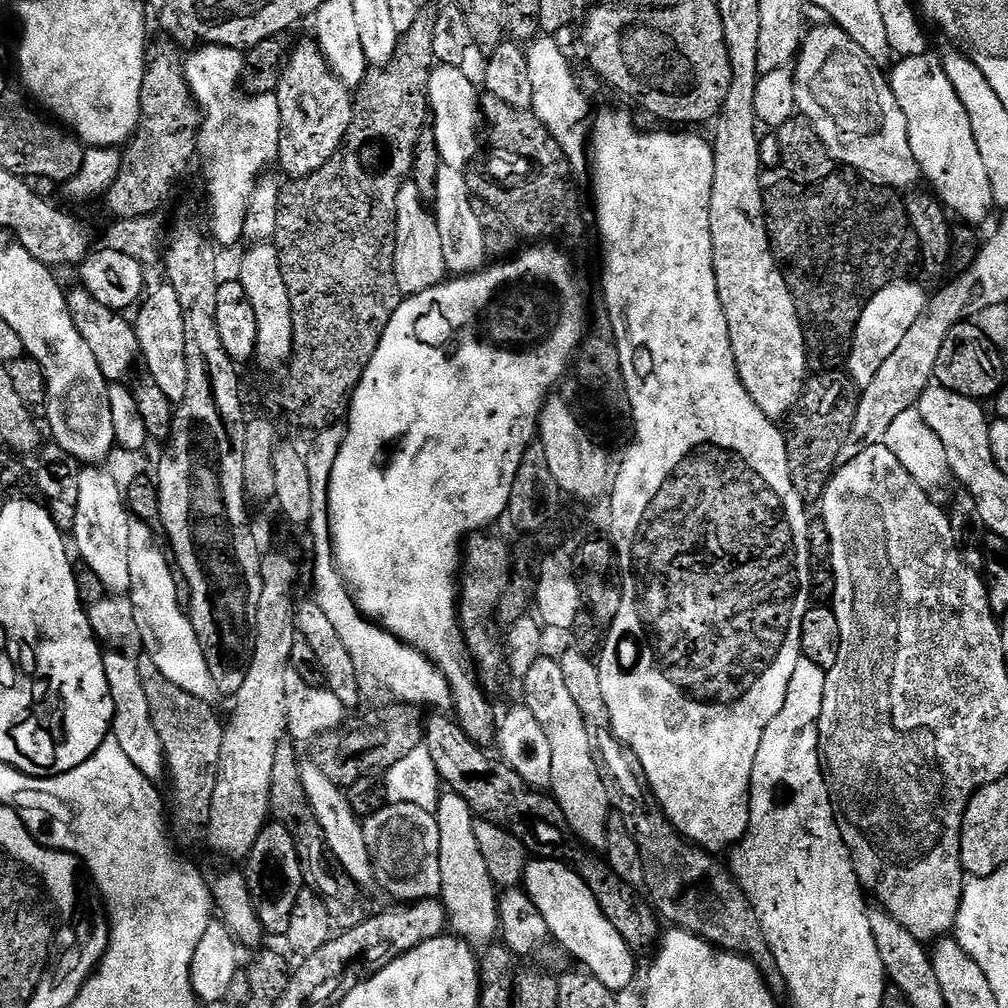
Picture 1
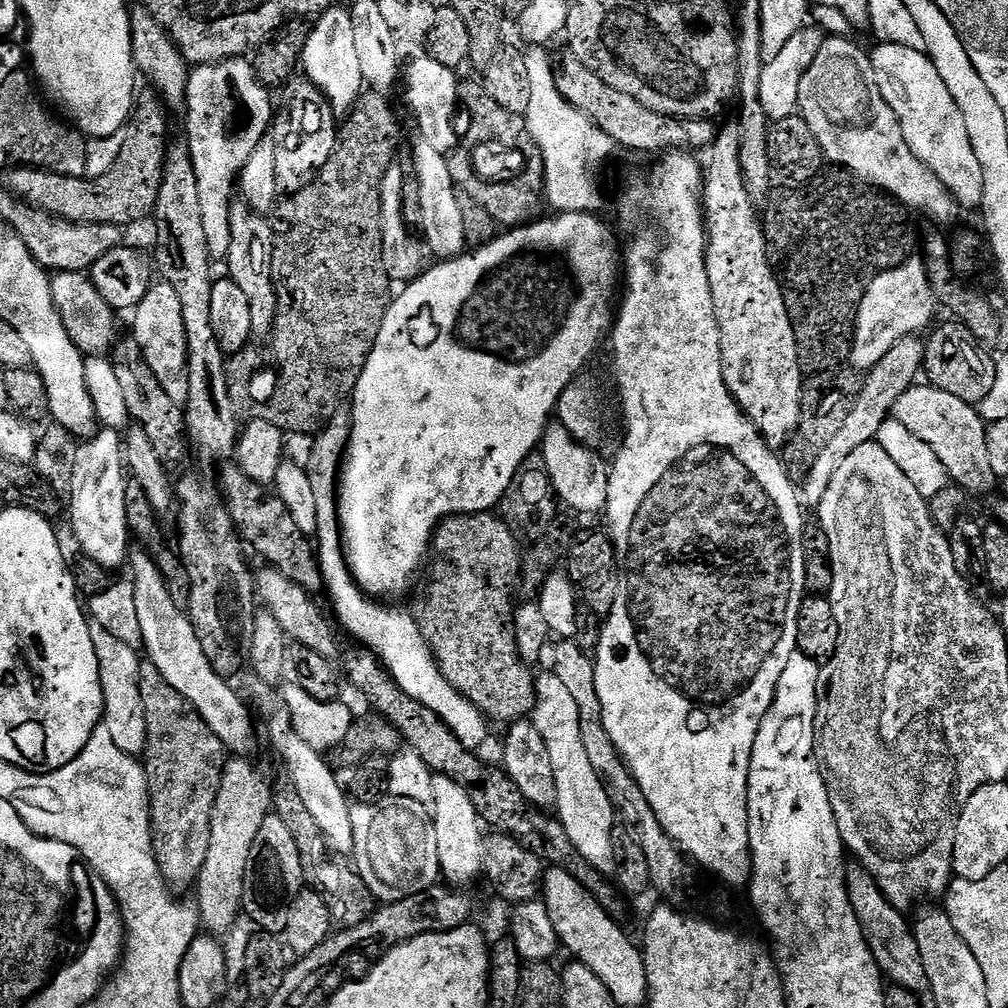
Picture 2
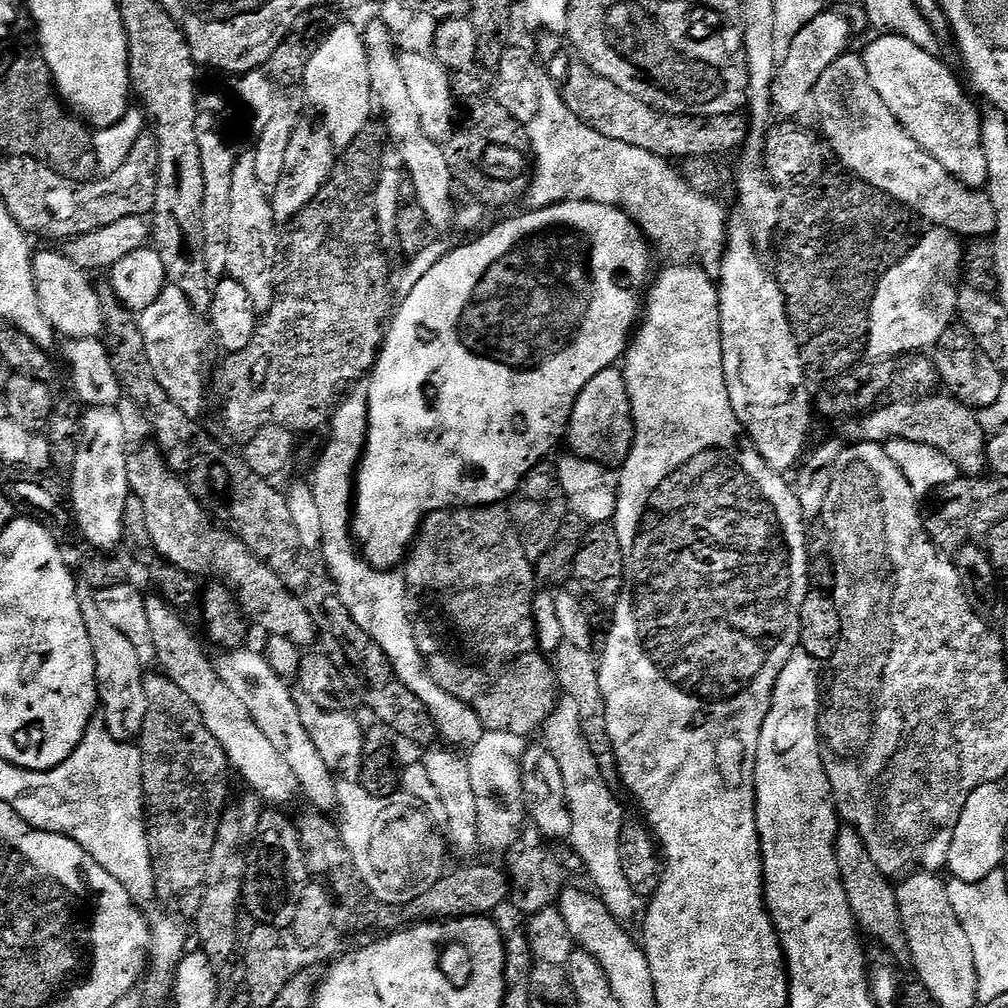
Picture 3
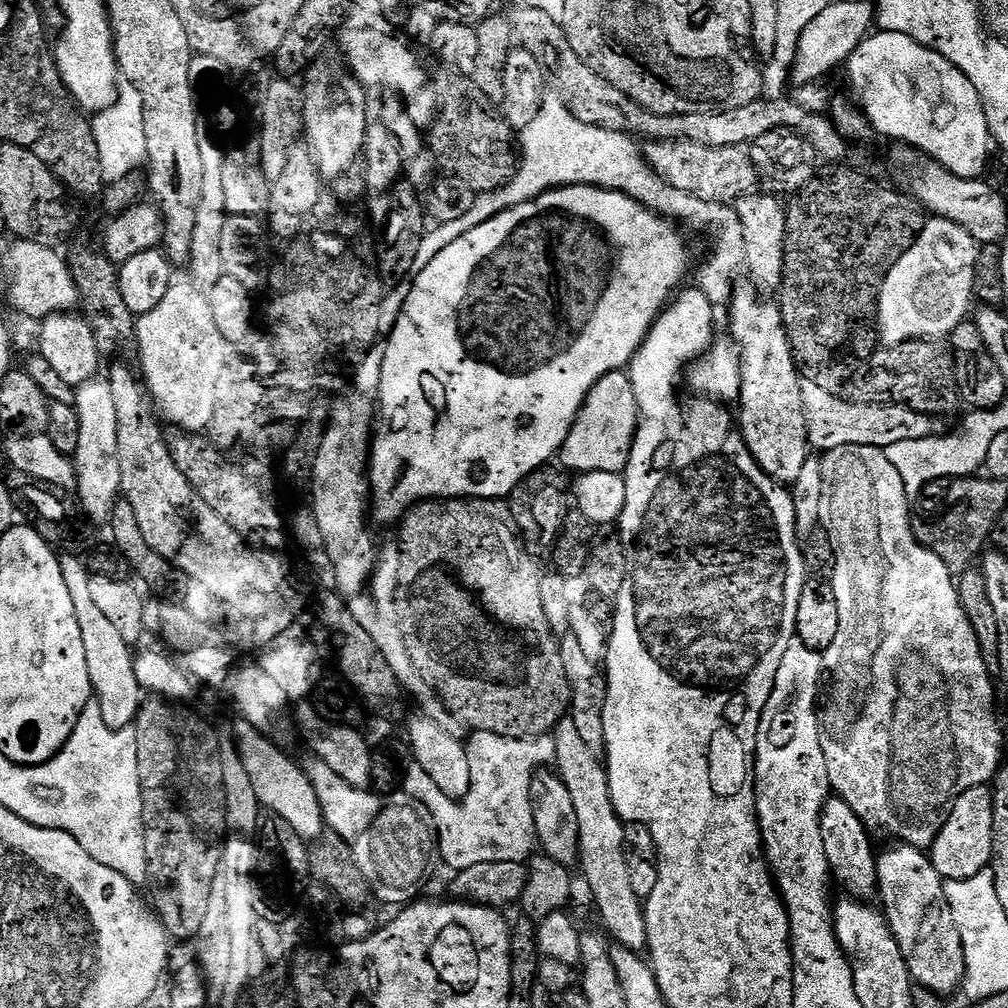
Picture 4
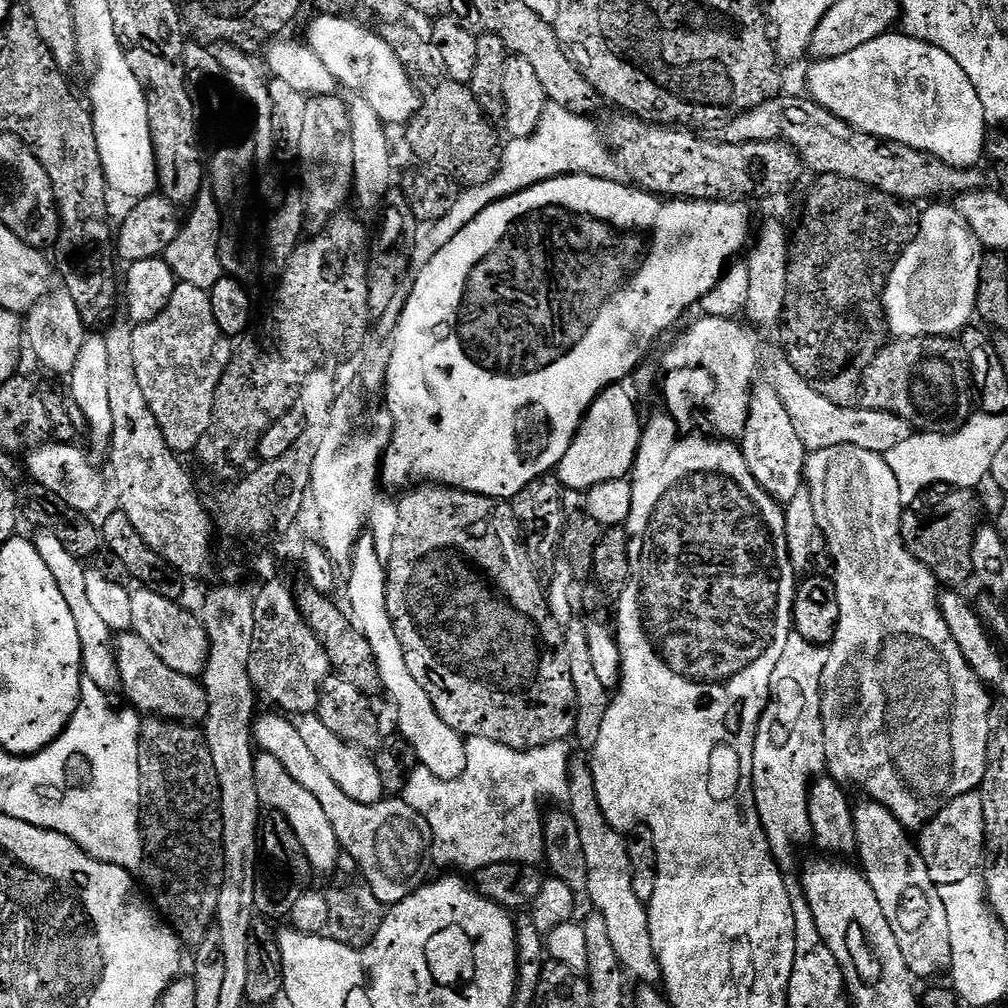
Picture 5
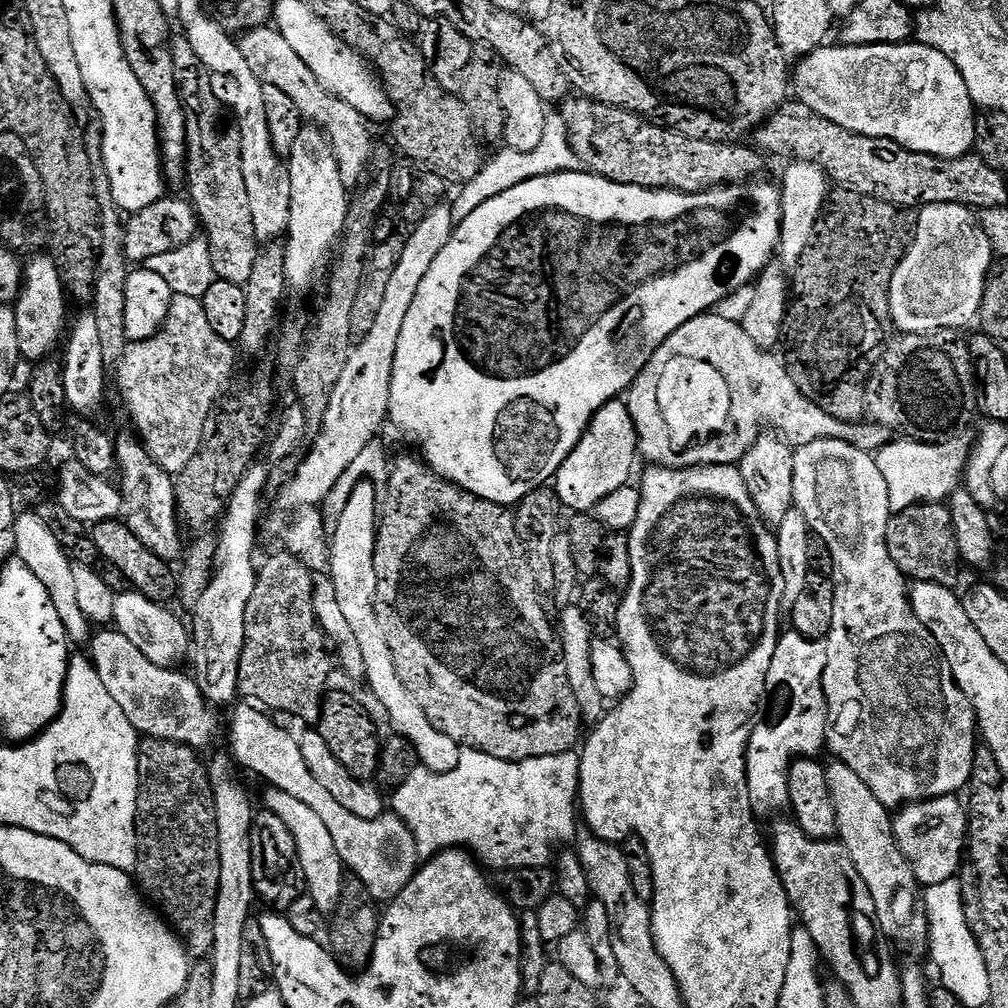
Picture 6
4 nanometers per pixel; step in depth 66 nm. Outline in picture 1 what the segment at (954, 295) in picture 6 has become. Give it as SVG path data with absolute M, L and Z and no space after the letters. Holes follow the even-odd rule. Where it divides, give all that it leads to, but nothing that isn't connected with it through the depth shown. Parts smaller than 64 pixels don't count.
M913 281L909 285L898 284L888 288L873 300L872 307L868 308L867 316L864 316L863 323L860 324L859 339L852 355L852 371L861 384L874 380L874 374L878 374L882 362L886 362L886 358L890 358L890 354L898 350L902 338L906 338L906 330L910 330L910 326L918 322L920 309L928 307L929 299L929 293L924 293L920 282Z

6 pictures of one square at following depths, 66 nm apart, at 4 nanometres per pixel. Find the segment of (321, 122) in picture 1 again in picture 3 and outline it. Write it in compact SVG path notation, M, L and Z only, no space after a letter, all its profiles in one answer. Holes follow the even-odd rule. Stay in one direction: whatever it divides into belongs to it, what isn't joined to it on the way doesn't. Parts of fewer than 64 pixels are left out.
M300 122L293 130L293 136L286 151L285 169L282 170L281 180L270 192L273 218L277 225L287 225L296 219L296 215L307 204L314 202L322 186L329 183L332 169L336 166L337 157L334 155L332 139L328 137L327 132L319 127L316 128Z

